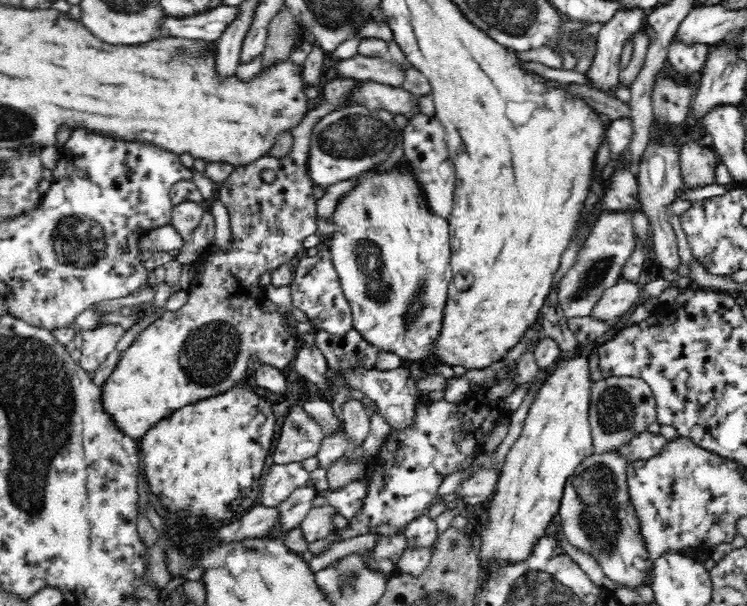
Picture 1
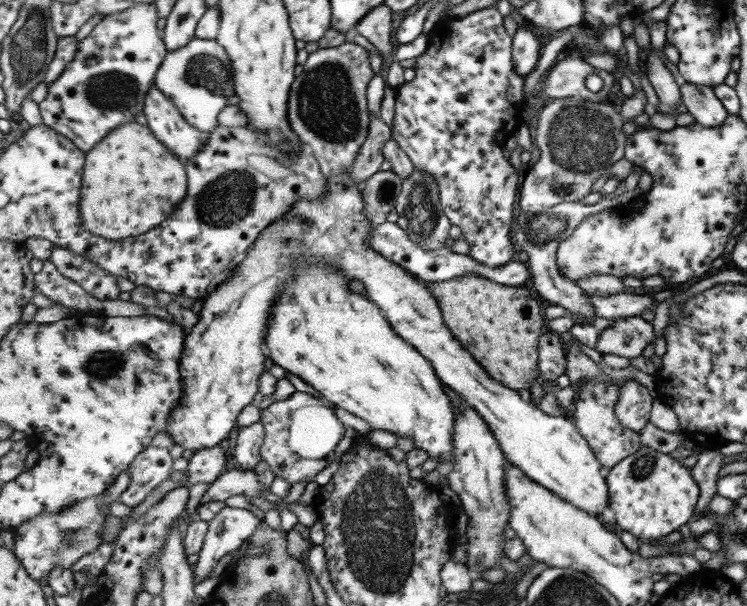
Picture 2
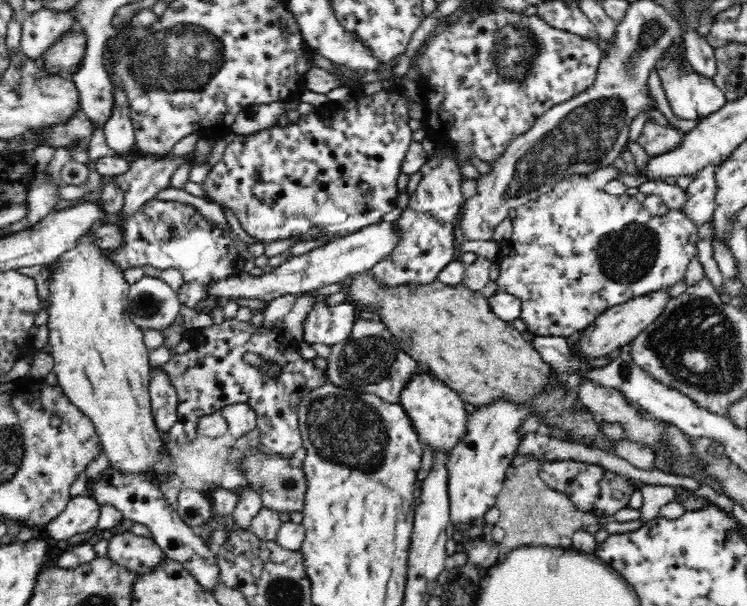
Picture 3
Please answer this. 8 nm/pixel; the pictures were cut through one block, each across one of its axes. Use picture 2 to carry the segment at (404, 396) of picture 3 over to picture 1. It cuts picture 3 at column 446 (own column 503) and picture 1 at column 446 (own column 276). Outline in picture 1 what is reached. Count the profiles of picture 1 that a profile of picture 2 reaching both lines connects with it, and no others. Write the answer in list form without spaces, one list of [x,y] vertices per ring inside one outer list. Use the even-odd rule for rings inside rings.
[[[401,164],[382,172],[376,167],[359,176],[358,186],[340,202],[331,220],[335,230],[328,236],[327,247],[352,309],[353,328],[369,344],[397,354],[404,363],[426,364],[436,358],[434,347],[443,330],[449,284],[454,279],[449,222],[428,213],[413,176]]]

